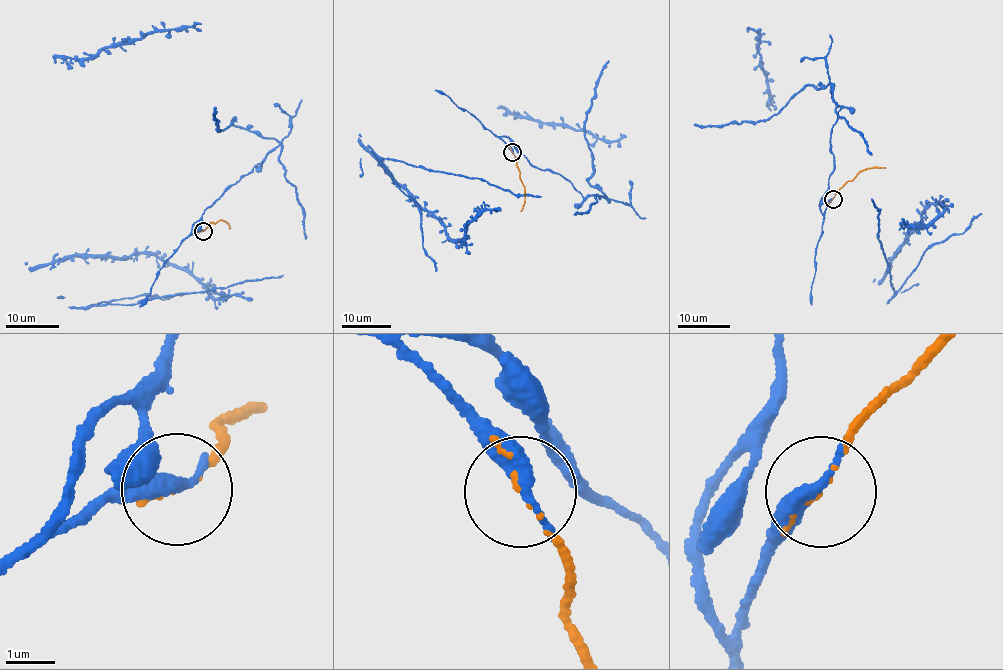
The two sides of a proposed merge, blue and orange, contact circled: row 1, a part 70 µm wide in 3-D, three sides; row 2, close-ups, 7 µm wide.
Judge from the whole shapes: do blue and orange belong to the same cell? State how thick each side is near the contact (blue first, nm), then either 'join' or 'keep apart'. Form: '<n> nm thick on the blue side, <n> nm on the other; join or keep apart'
440 nm thick on the blue side, 70 nm on the other; join

